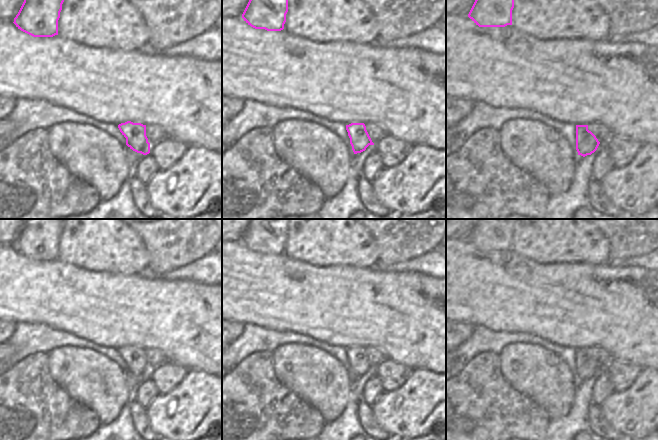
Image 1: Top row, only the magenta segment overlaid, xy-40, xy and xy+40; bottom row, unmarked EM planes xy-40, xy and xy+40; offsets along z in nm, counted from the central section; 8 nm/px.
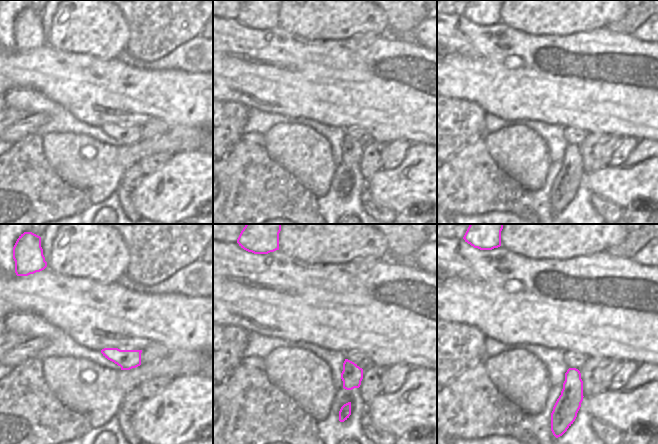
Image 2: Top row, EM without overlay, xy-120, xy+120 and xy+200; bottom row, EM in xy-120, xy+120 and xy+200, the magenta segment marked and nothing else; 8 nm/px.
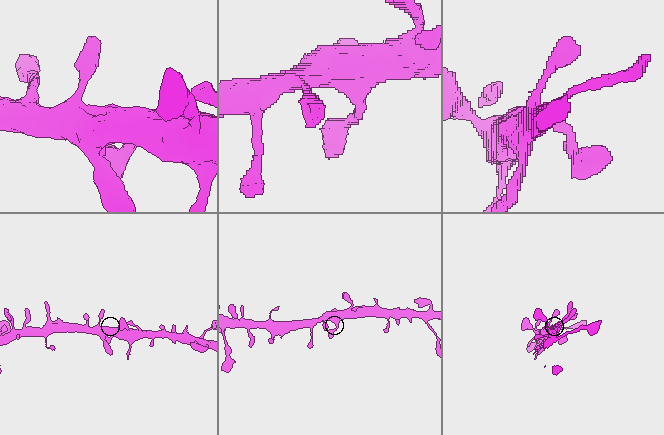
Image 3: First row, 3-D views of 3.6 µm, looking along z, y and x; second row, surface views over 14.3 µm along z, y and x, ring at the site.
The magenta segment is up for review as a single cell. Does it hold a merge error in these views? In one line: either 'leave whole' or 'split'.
leave whole

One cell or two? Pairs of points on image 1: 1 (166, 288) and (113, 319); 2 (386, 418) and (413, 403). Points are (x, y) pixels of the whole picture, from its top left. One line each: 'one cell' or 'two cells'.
1: one cell
2: one cell

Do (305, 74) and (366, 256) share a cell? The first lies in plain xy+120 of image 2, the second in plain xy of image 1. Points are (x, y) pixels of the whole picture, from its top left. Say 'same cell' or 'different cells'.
different cells

